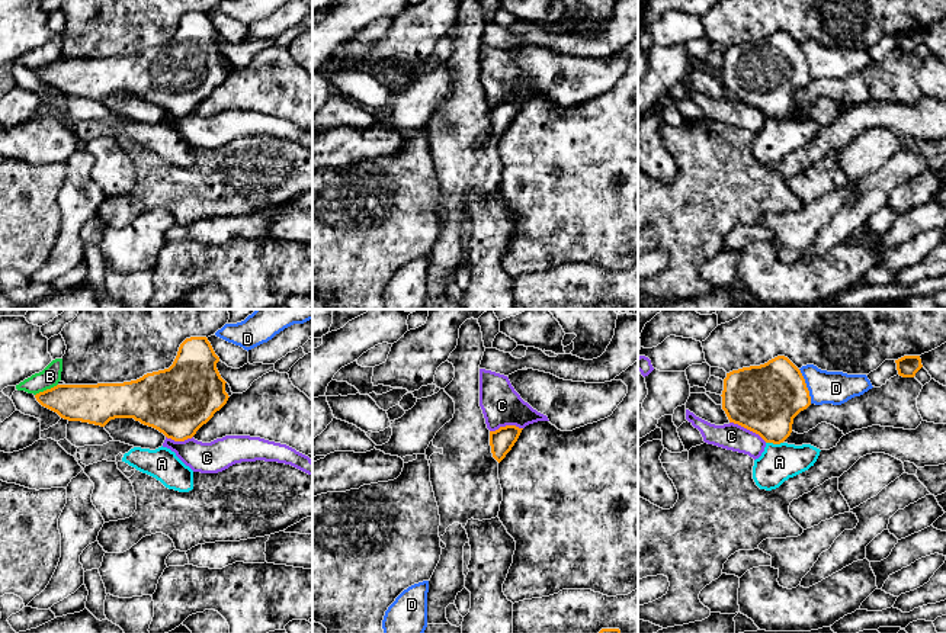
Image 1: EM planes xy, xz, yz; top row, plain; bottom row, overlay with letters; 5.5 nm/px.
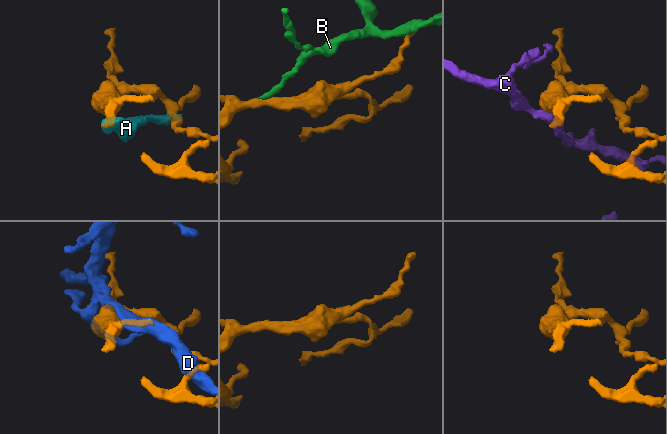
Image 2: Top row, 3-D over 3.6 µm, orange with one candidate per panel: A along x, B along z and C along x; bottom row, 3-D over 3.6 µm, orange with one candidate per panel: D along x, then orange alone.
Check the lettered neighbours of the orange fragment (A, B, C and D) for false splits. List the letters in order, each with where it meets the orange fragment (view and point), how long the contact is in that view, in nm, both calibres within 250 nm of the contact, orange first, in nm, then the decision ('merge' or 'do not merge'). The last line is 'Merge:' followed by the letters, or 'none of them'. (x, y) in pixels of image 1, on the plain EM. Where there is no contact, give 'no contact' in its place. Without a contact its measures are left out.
A: yz (775, 118) | 100 nm | 380/200 nm | do not merge
B: xy (47, 64) | 140 nm | 200/110 nm | do not merge
C: yz (749, 103) | 240 nm | 380/150 nm | do not merge
D: yz (805, 61) | 200 nm | 380/180 nm | do not merge
Merge: none of them

